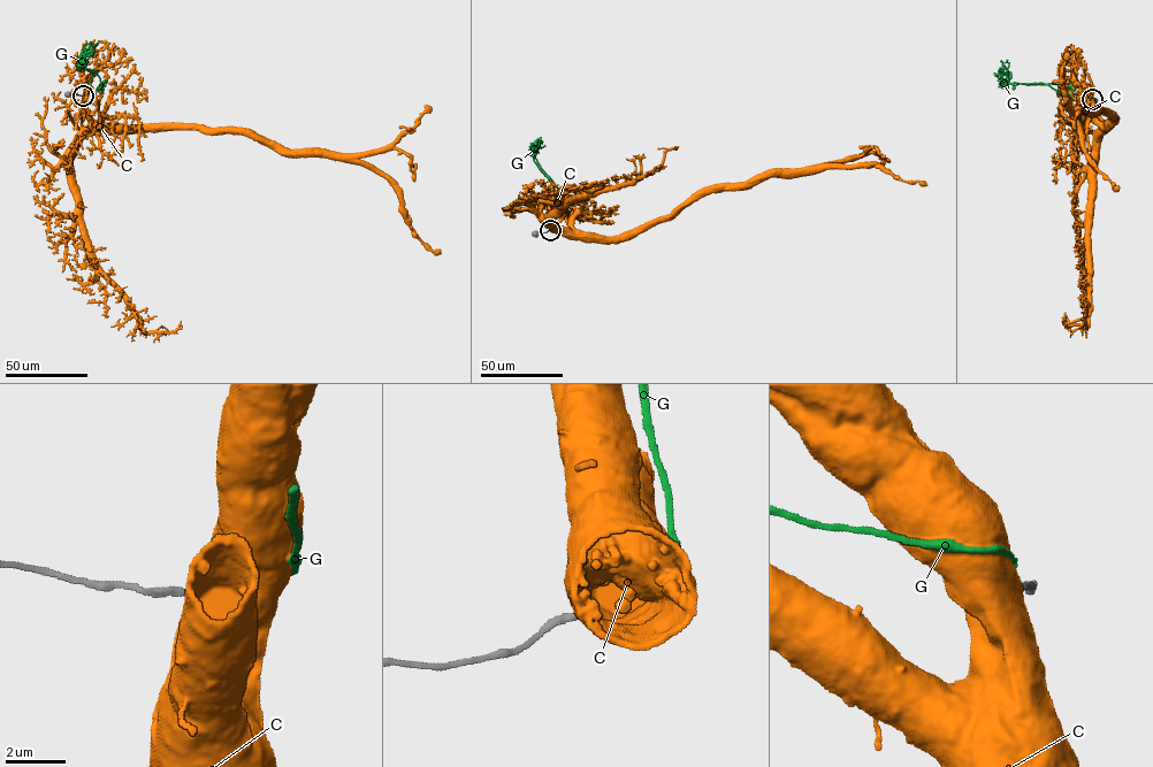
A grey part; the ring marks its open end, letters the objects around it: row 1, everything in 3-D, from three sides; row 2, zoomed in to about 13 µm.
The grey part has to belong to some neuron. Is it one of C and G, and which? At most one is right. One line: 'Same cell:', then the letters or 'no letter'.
Same cell: G

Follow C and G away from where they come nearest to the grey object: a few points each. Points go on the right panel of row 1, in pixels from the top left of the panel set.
C: (1092, 99), (1102, 120), (1113, 119), (1096, 108), (1082, 110), (1074, 122)
G: (1093, 99), (1070, 92), (1060, 84), (1013, 84), (1046, 84), (1070, 97), (1070, 85), (1076, 85)

